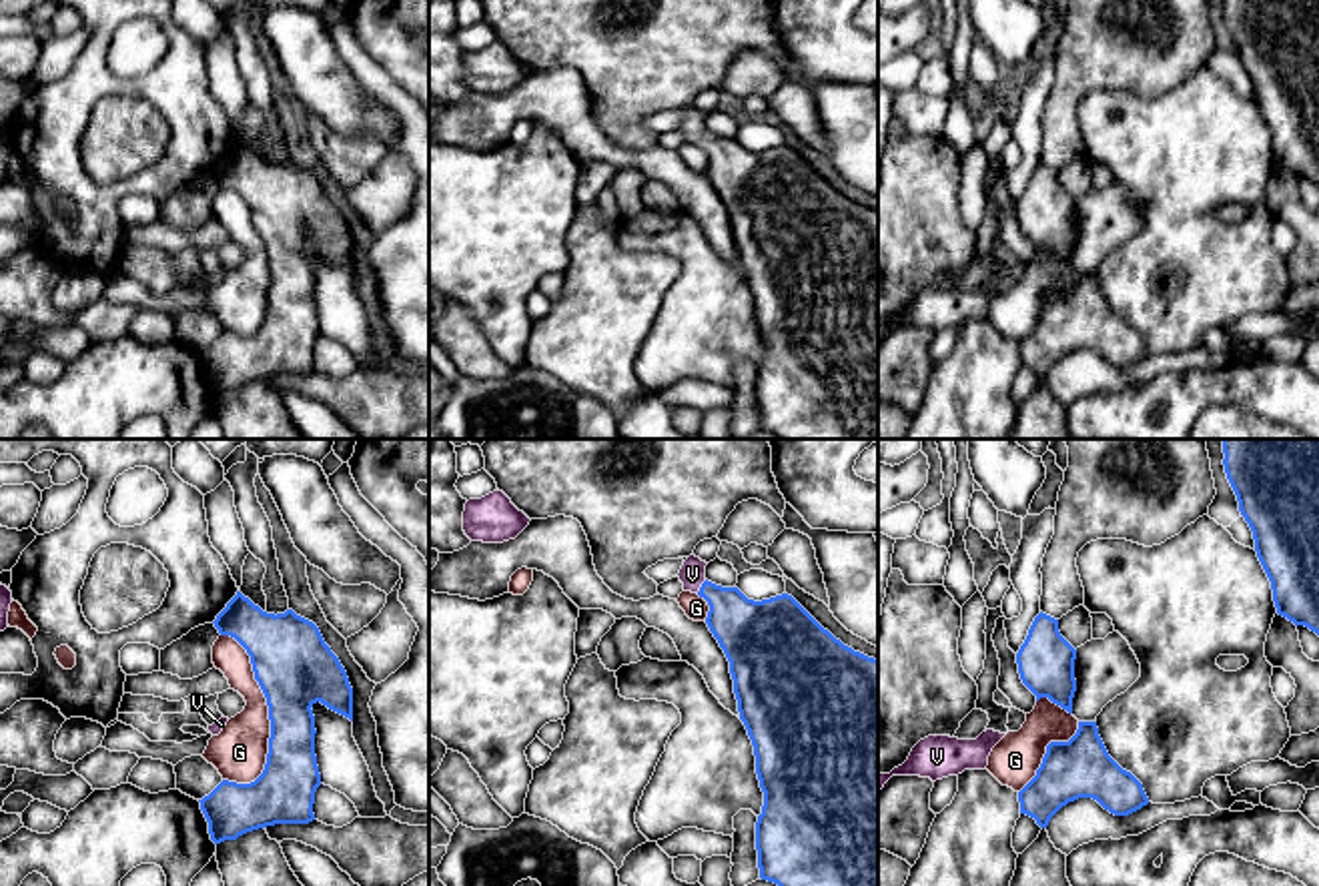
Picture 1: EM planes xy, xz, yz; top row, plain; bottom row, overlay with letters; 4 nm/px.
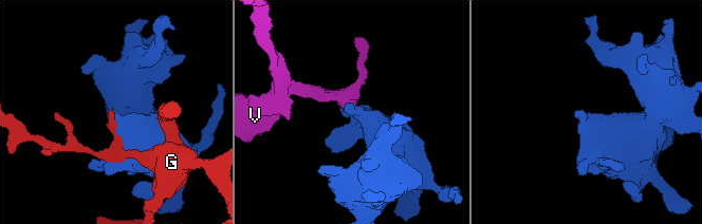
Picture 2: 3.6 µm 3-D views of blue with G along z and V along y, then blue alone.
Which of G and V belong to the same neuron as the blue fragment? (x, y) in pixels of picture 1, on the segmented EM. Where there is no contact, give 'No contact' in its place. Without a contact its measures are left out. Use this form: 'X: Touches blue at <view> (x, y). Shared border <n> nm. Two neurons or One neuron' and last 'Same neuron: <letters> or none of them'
G: Touches blue at xy (267, 704). Shared border 600 nm. Two neurons
V: Touches blue at xz (702, 586). Shared border 70 nm. One neuron
Same neuron: V

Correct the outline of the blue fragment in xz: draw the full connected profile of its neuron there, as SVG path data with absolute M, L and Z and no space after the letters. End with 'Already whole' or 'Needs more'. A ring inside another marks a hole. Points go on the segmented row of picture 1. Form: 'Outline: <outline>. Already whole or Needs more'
Outline: M690 555L678 577L684 591L698 593L710 605L706 623L730 661L740 720L754 746L756 774L764 792L762 814L756 822L760 878L778 886L878 886L878 659L868 657L836 639L792 595L748 599L738 587L722 587L706 579L706 561Z. Needs more

